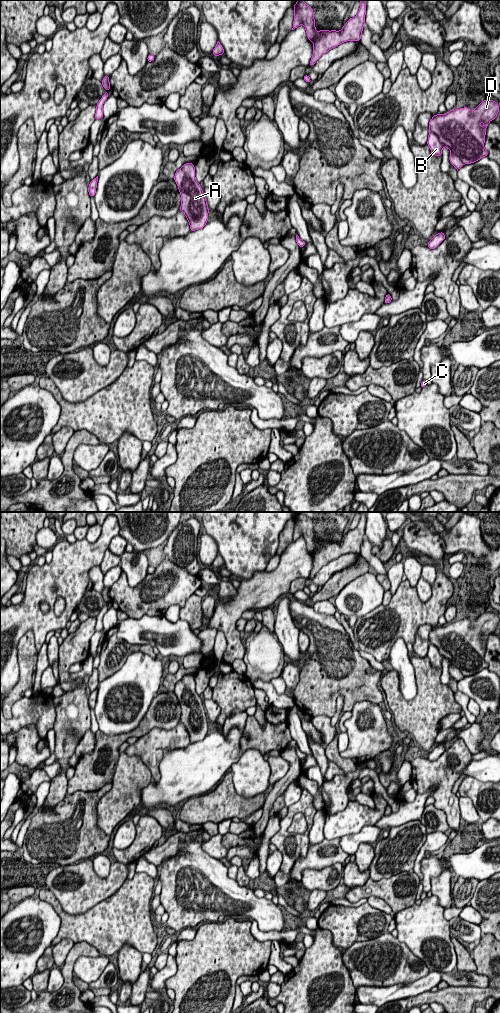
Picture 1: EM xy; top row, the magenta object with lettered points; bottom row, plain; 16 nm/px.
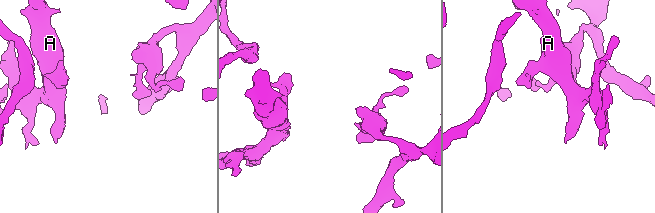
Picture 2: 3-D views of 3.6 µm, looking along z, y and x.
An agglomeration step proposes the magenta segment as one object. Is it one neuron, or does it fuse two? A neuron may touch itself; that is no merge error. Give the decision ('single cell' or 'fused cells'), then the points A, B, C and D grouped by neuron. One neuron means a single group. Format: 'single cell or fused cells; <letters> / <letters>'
single cell; A B C D

